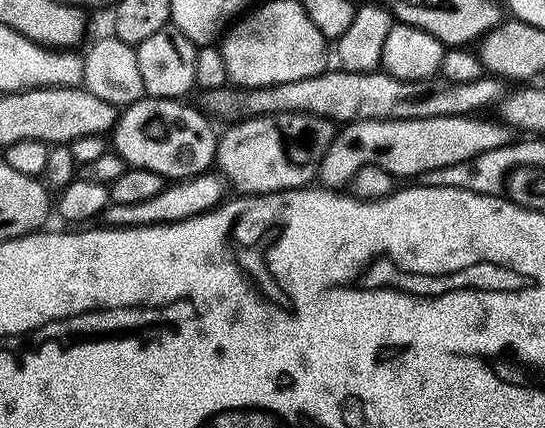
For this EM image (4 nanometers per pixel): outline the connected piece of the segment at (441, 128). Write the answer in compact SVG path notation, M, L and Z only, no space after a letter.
M473 114L409 120L356 120L353 124L345 124L337 131L322 158L319 183L325 188L343 189L362 166L382 166L382 170L397 178L420 178L426 172L461 164L473 160L478 154L517 143L517 129L499 118L484 118L483 115Z

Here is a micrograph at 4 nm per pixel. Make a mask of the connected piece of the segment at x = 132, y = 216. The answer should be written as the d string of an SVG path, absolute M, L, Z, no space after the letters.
M209 170L191 178L173 181L165 185L164 189L154 198L144 202L111 203L101 212L100 220L105 227L111 228L138 228L146 225L176 223L212 211L215 207L225 203L229 195L227 192L230 192L228 181L219 173Z

